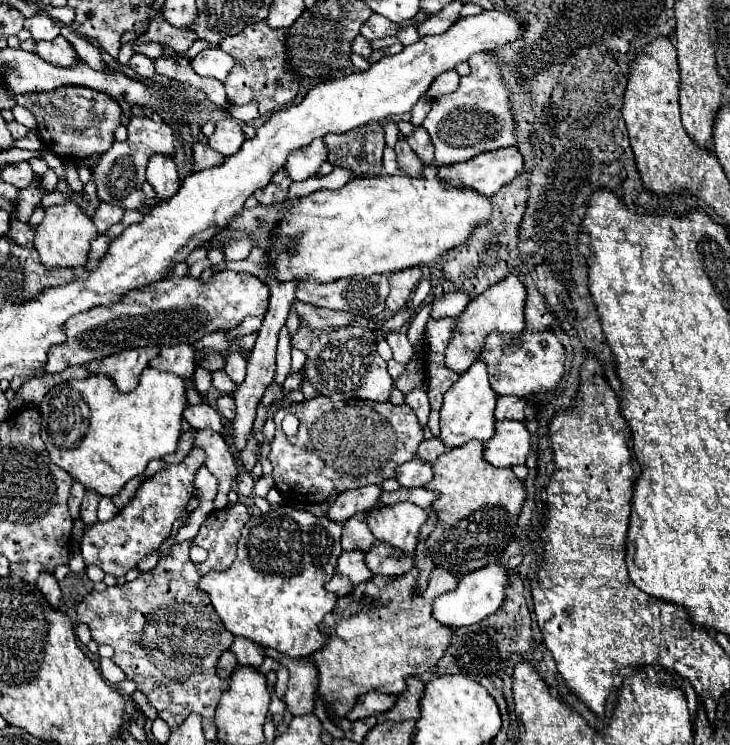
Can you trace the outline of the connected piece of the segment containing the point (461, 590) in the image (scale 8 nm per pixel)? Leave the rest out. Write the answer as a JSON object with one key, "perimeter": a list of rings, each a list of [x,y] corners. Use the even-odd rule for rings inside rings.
{"perimeter":[[[493,563],[489,567],[471,571],[461,579],[461,583],[453,589],[447,591],[445,595],[439,595],[433,603],[433,617],[439,623],[445,623],[449,627],[463,627],[463,625],[473,625],[493,613],[497,613],[505,601],[505,587],[509,585],[509,569],[501,563]]]}

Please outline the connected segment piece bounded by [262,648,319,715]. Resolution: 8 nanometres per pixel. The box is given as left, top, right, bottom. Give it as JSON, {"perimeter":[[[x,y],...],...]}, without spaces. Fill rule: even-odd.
{"perimeter":[[[262,648],[265,655],[283,661],[291,673],[289,687],[285,693],[285,703],[291,711],[291,715],[305,715],[313,711],[313,701],[315,701],[315,691],[319,683],[319,671],[317,665],[305,657],[305,659],[289,659],[281,653],[271,648]]]}

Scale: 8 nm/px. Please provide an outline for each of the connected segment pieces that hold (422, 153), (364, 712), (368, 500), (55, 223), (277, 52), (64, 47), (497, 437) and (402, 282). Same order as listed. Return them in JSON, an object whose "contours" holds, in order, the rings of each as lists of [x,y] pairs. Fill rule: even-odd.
{"contours":[[[[417,127],[415,133],[407,137],[407,143],[421,157],[423,163],[433,163],[433,143],[429,139],[429,133],[423,127]]],[[[365,693],[357,699],[353,711],[347,715],[349,721],[357,721],[357,719],[365,719],[377,713],[383,713],[387,709],[391,709],[397,701],[397,695],[387,695],[387,693]]],[[[367,485],[353,491],[343,491],[337,495],[327,515],[337,523],[345,523],[355,513],[367,513],[371,507],[375,507],[381,493],[383,493],[381,485]]],[[[69,199],[63,205],[45,209],[45,219],[35,233],[35,249],[39,251],[39,257],[47,267],[81,267],[85,265],[89,245],[97,235],[99,233],[93,227],[91,217],[85,215],[85,211]]],[[[265,21],[245,27],[245,31],[223,39],[221,49],[235,59],[235,67],[223,81],[227,97],[233,105],[245,105],[255,101],[261,115],[269,115],[283,105],[289,105],[297,95],[295,75],[285,61],[285,31],[271,29]]],[[[59,35],[53,41],[37,41],[35,53],[41,59],[45,59],[45,61],[49,61],[53,65],[59,65],[59,67],[69,67],[69,65],[73,65],[77,61],[75,47],[63,35]]],[[[497,421],[495,435],[485,443],[485,461],[495,467],[525,465],[531,451],[531,433],[521,421]]],[[[413,267],[407,271],[395,271],[389,275],[389,285],[391,285],[391,293],[387,297],[387,307],[397,313],[401,309],[407,307],[407,303],[411,301],[413,289],[417,287],[417,283],[423,279],[421,267]]]]}

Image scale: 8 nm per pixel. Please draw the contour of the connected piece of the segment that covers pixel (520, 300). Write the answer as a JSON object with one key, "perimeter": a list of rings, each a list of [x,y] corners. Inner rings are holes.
{"perimeter":[[[507,275],[493,287],[485,289],[481,295],[469,301],[469,307],[457,319],[455,335],[449,341],[445,351],[445,365],[457,373],[465,373],[481,355],[481,347],[485,345],[485,337],[493,331],[513,331],[521,333],[525,329],[525,299],[527,289],[517,275]]]}

